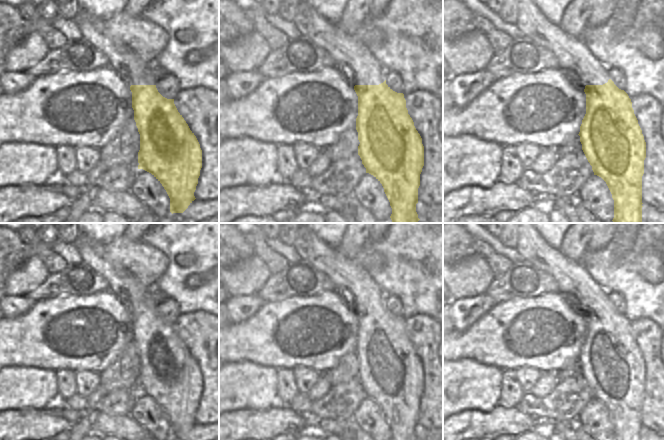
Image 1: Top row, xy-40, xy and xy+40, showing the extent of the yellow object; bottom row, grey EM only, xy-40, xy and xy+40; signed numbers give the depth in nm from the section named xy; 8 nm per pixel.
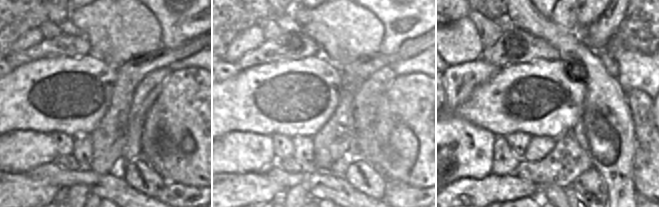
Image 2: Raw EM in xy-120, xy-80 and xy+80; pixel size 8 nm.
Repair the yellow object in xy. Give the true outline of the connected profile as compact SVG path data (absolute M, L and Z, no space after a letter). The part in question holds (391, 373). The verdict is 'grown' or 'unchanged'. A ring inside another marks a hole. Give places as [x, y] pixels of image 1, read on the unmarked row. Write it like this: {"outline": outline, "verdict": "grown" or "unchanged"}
{"outline": "M300 225L296 240L292 244L302 261L307 261L312 267L328 276L334 284L334 291L350 307L358 320L358 340L356 354L358 356L358 379L366 392L366 397L373 399L383 410L384 416L392 432L391 440L418 440L418 412L420 398L424 390L424 370L422 362L414 350L414 346L406 332L403 317L393 315L387 308L384 300L385 293L376 284L370 273L352 259L345 257L336 248L321 241L310 229Z", "verdict": "grown"}

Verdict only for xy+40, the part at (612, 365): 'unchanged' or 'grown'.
grown

